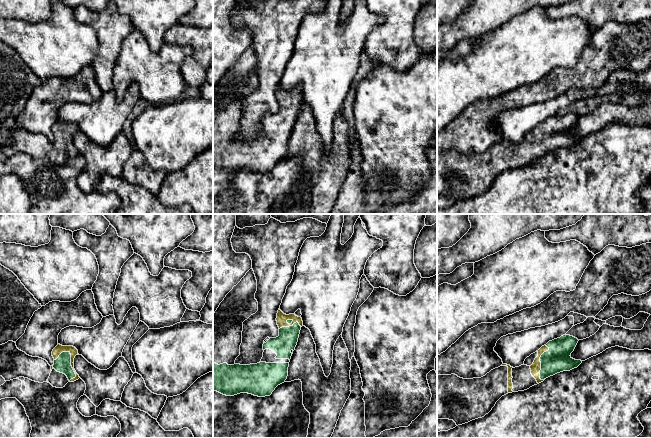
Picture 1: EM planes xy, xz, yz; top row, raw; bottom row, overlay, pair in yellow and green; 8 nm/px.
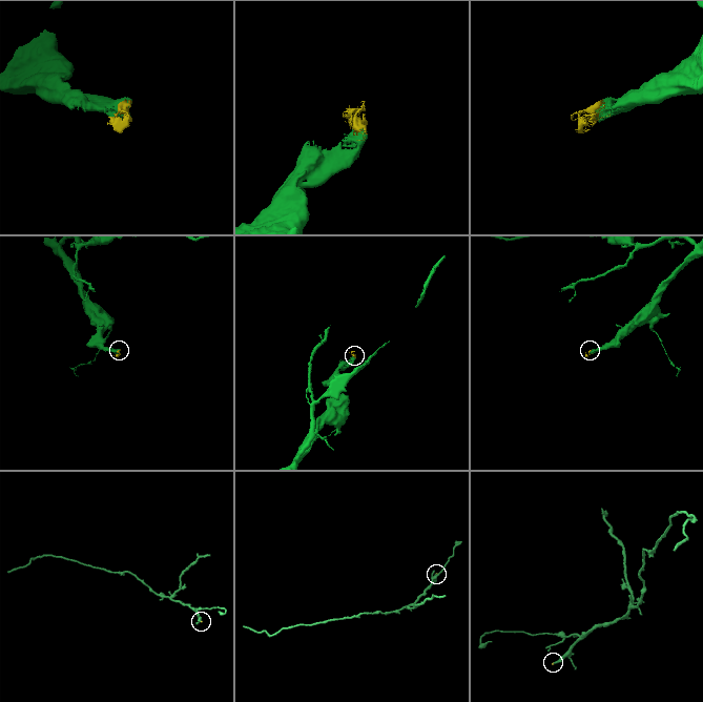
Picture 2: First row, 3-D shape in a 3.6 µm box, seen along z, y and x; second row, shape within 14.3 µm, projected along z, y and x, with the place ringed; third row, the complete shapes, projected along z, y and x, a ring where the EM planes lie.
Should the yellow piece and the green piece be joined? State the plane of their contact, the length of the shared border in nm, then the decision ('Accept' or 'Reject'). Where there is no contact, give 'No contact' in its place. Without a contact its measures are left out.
Touches yellow in xy. Shared border 240 nm. Accept

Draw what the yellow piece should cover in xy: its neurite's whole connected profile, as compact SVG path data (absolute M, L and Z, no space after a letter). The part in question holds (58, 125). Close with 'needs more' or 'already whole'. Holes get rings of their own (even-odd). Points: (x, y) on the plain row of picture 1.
M8 117L0 121L0 152L2 152L5 157L24 153L39 159L47 157L53 163L63 164L69 157L74 158L80 154L74 145L73 138L76 131L78 131L78 126L75 123L58 120L52 127L54 140L50 142L46 136L29 132L19 126L15 118Z | needs more

